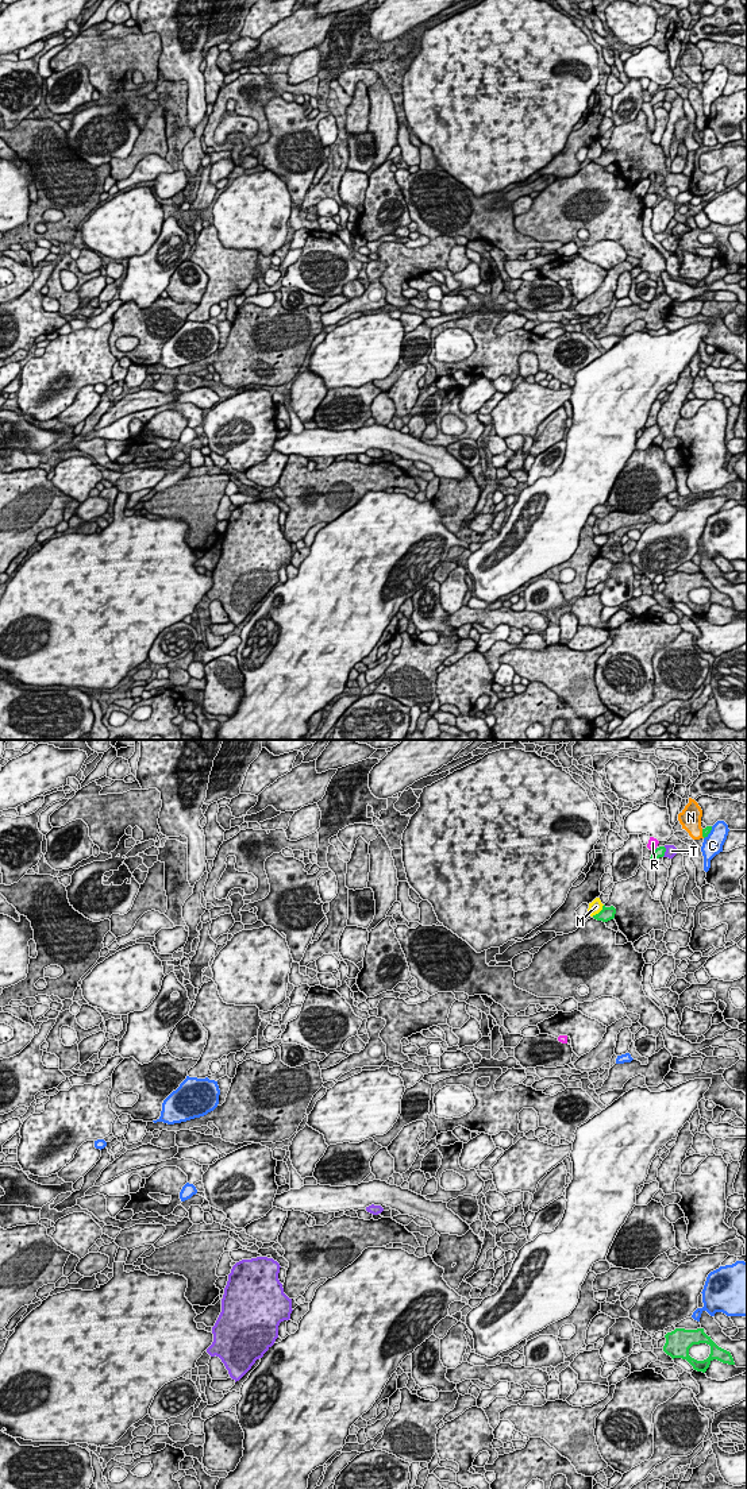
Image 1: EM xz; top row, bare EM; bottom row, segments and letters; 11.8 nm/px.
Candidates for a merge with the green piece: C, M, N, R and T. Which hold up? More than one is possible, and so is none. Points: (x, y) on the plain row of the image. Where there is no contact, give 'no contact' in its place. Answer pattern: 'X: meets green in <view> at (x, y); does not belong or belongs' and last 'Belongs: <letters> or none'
C: meets green in xz at (709, 76); does not belong
M: meets green in xz at (600, 155); does not belong
N: meets green in xz at (703, 77); does not belong
R: meets green in xz at (654, 95); does not belong
T: meets green in xz at (665, 95); does not belong
Belongs: none

